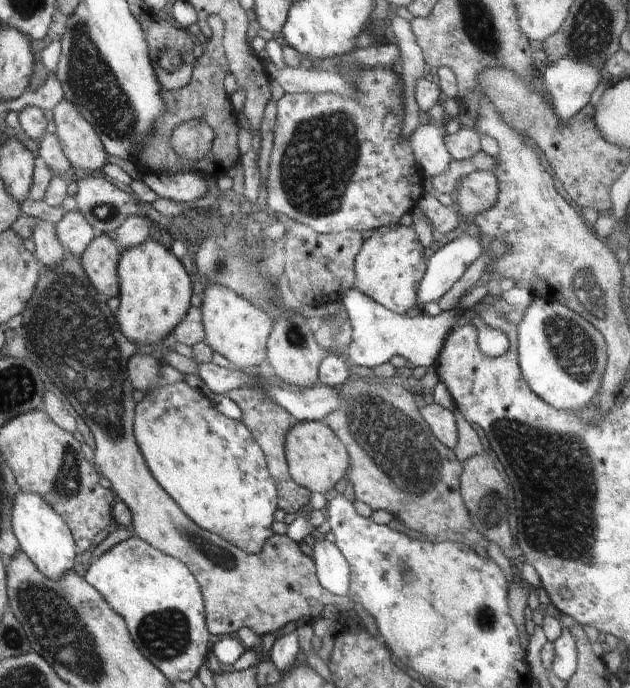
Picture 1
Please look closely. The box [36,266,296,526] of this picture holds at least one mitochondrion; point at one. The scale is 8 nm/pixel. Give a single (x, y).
(66, 484)

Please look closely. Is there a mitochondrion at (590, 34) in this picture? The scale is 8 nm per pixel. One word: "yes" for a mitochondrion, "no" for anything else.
yes

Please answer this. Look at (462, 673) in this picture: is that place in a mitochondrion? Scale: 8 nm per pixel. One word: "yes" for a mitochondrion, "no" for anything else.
no

